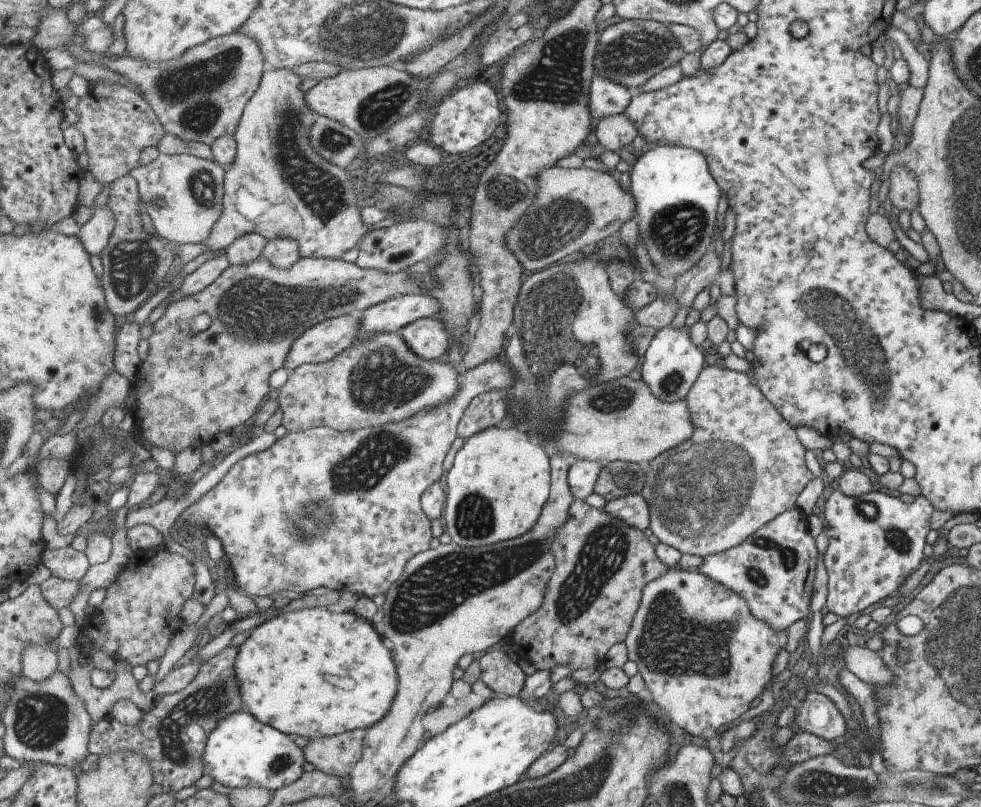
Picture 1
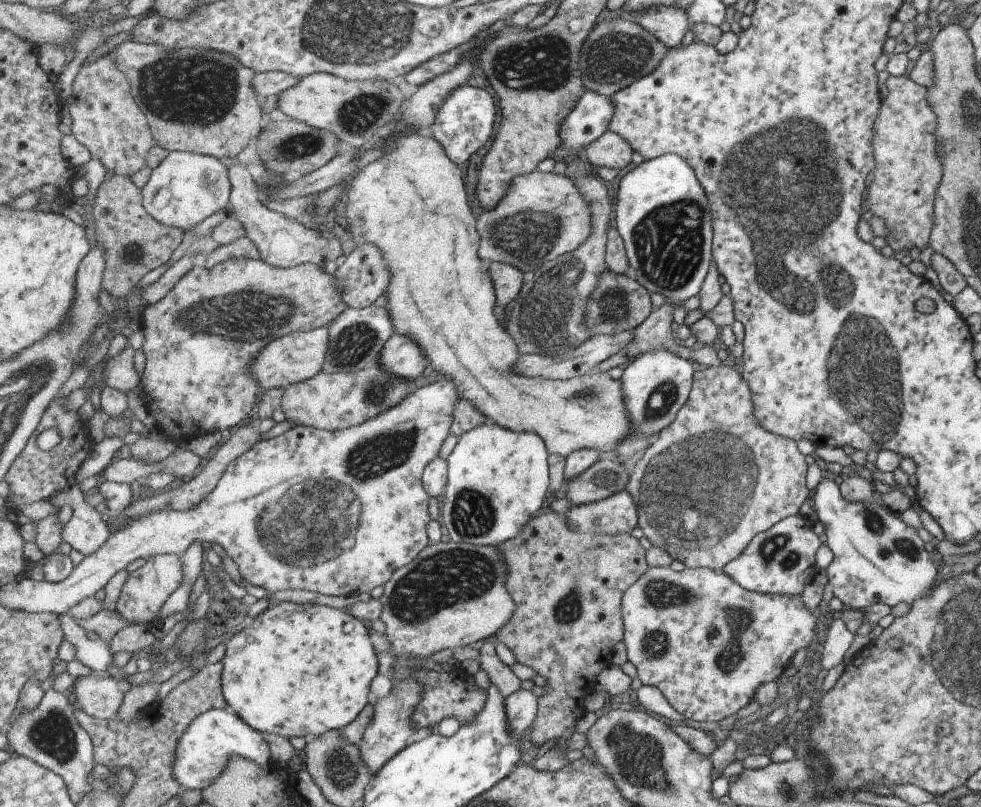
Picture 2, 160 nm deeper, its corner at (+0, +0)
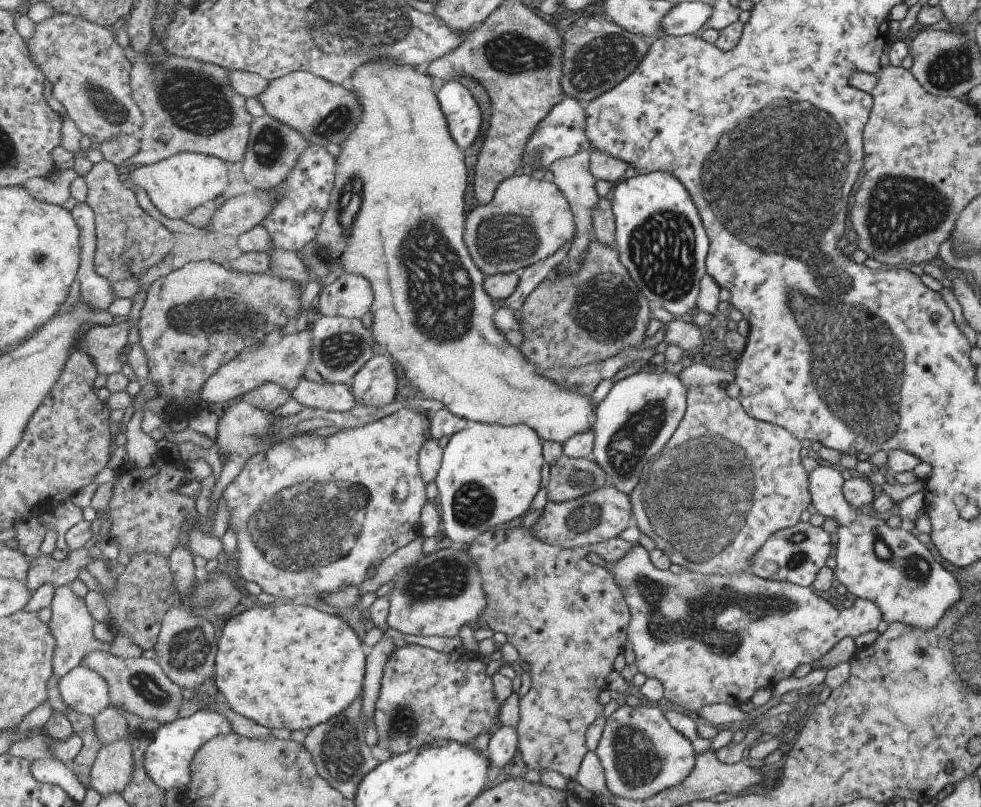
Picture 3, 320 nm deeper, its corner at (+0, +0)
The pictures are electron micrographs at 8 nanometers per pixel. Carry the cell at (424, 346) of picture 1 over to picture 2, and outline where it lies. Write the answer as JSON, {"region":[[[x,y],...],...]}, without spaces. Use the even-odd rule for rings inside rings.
{"region":[[[395,333],[388,341],[384,344],[380,358],[378,359],[378,364],[388,373],[400,377],[405,381],[414,381],[423,376],[425,372],[425,367],[430,364],[428,358],[424,355],[422,348],[412,341],[409,337],[405,335],[400,335]]]}

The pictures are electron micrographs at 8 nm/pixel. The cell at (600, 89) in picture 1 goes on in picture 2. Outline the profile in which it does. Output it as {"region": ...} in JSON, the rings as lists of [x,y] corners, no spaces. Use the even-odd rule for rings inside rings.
{"region":[[[585,91],[560,126],[562,148],[578,152],[586,148],[608,128],[613,105],[609,97]]]}

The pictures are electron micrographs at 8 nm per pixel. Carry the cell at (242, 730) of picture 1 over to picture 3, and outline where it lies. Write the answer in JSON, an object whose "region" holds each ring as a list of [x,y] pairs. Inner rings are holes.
{"region":[[[199,710],[190,717],[179,717],[170,723],[161,724],[153,732],[154,737],[145,756],[144,764],[148,775],[164,791],[186,790],[192,779],[192,762],[196,752],[214,736],[231,731],[233,731],[232,724],[226,716],[205,710]]]}

